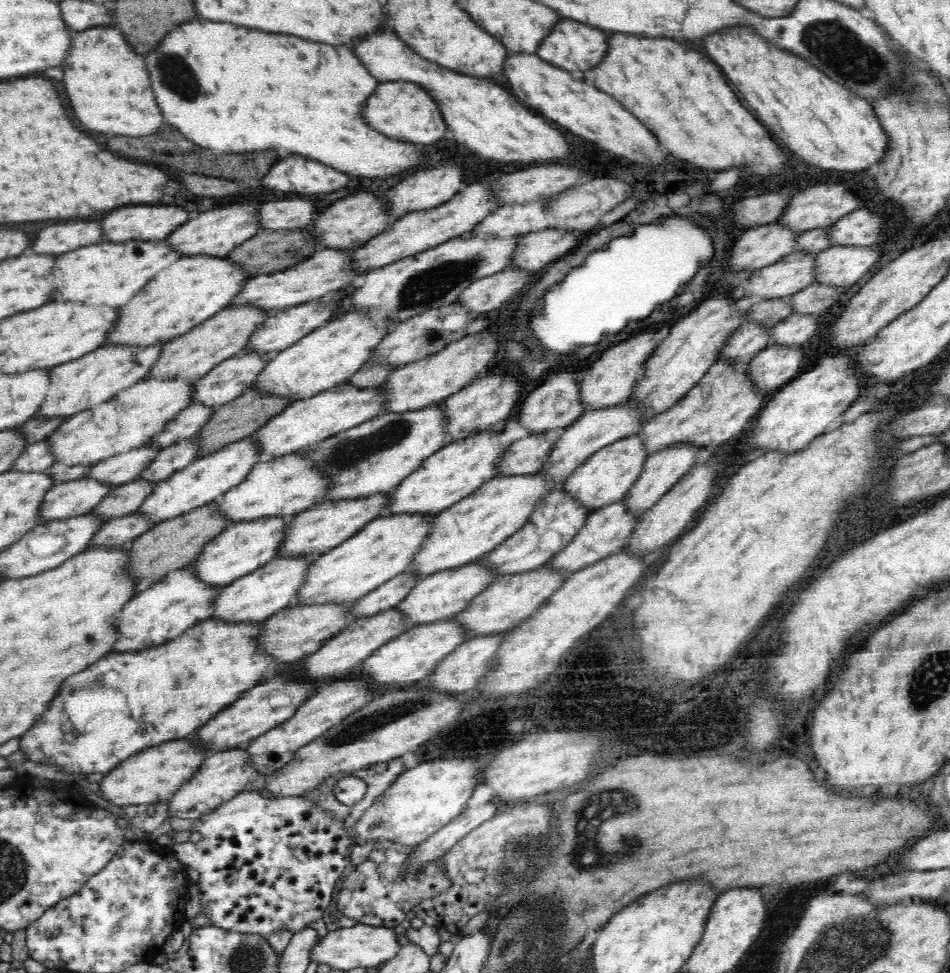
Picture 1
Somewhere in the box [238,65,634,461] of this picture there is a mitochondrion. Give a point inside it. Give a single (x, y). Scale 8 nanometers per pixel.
(428, 286)

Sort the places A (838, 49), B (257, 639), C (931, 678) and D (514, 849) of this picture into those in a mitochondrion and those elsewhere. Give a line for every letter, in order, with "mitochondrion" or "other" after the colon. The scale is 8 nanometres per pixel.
A: mitochondrion
B: other
C: mitochondrion
D: mitochondrion

